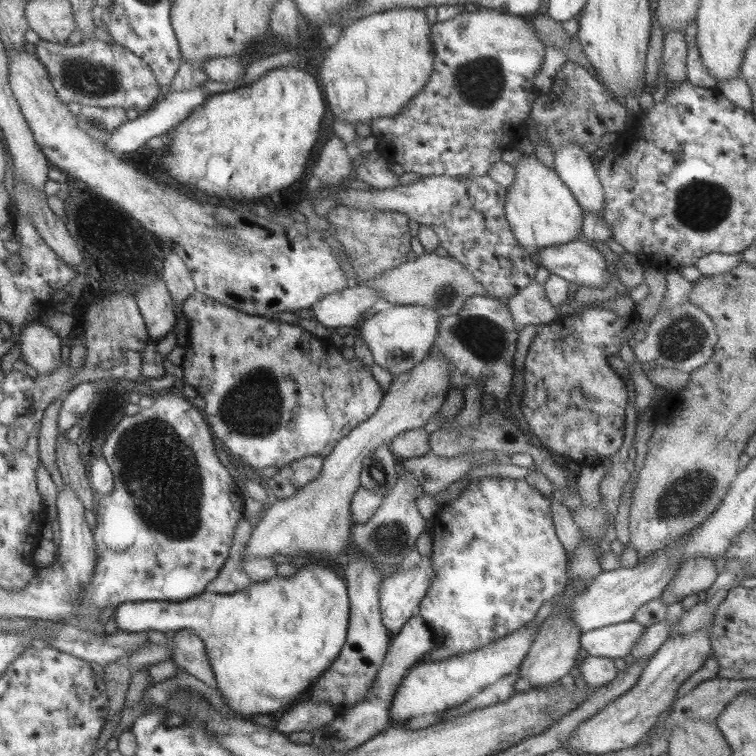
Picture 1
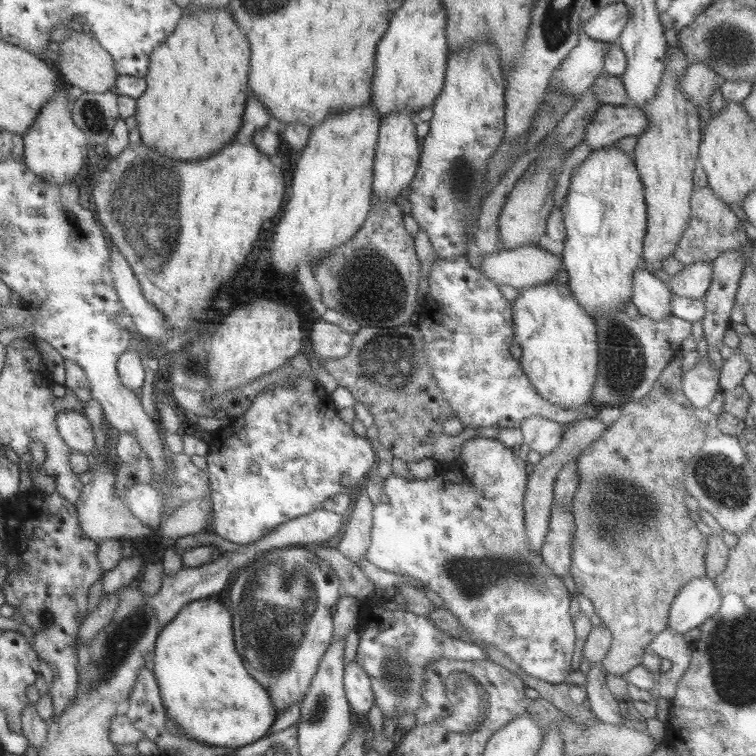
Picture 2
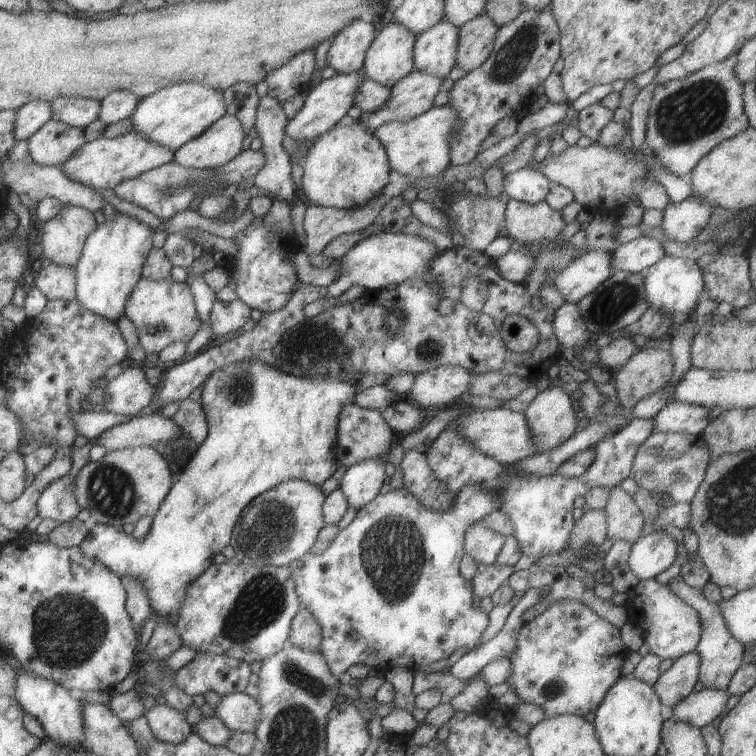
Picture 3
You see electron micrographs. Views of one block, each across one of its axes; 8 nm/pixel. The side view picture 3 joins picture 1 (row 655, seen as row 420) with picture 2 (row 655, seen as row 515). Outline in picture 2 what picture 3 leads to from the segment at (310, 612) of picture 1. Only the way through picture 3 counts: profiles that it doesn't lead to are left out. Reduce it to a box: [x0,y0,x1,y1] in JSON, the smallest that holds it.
[154,597,278,748]

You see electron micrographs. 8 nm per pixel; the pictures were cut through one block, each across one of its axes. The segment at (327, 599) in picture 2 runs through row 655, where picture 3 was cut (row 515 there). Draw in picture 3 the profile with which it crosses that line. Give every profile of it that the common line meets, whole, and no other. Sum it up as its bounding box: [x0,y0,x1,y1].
[230,480,326,567]

